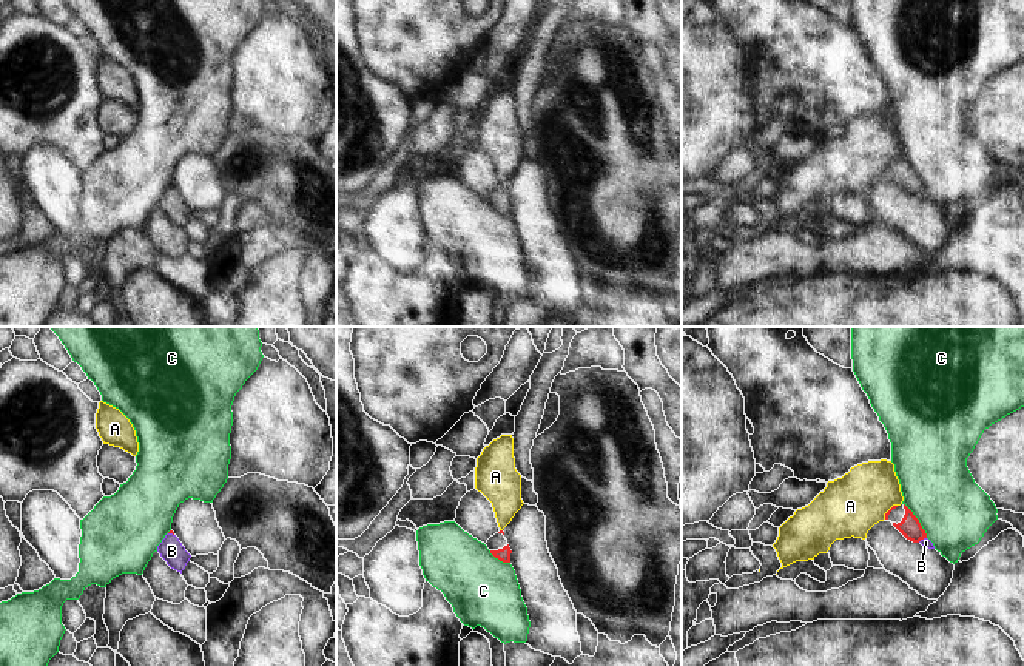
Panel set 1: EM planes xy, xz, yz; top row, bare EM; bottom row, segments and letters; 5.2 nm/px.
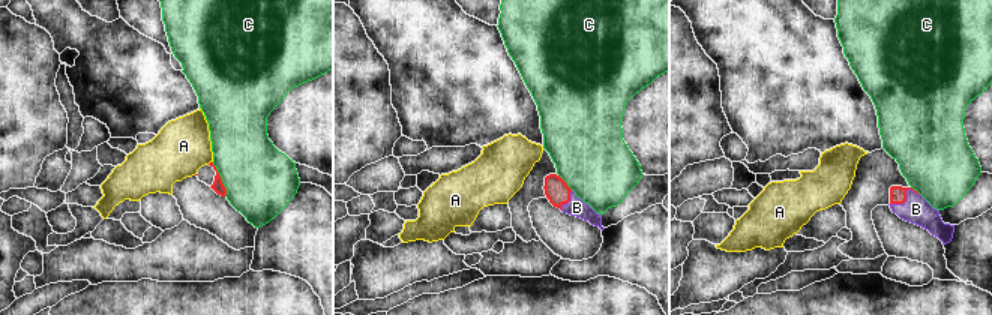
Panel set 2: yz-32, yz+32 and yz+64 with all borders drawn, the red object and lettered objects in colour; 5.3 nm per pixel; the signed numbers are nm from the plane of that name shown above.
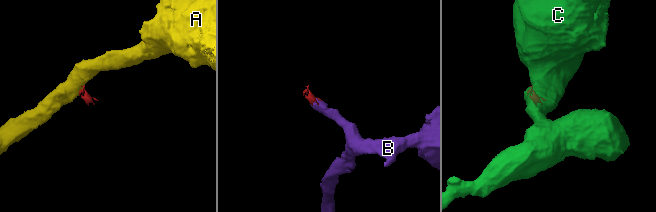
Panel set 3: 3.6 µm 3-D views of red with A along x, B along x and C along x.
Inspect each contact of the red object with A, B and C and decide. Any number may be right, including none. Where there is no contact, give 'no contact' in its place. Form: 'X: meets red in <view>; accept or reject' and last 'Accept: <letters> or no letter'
A: meets red in yz; reject
B: meets red in yz; accept
C: meets red in yz; reject
Accept: B

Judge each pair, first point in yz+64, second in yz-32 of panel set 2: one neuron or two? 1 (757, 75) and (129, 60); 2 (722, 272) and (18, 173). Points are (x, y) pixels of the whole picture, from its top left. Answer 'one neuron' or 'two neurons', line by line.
1: one neuron
2: two neurons

